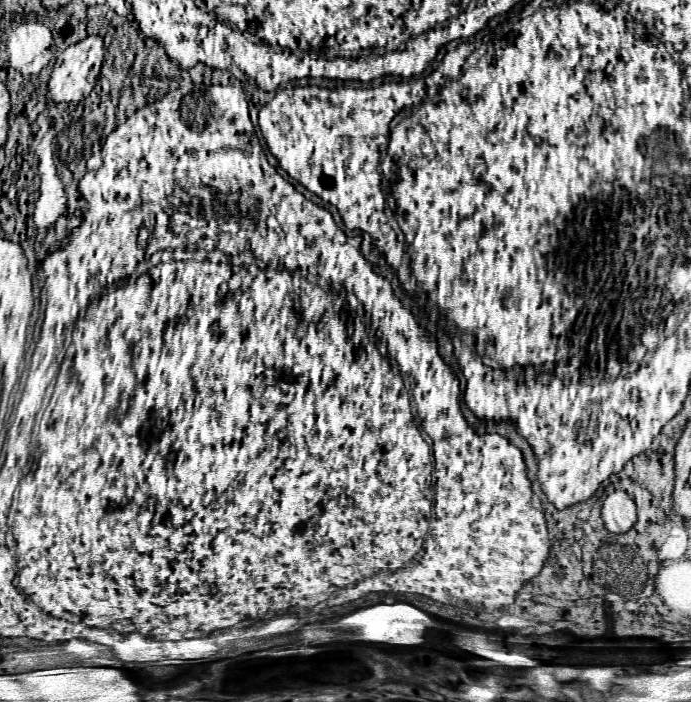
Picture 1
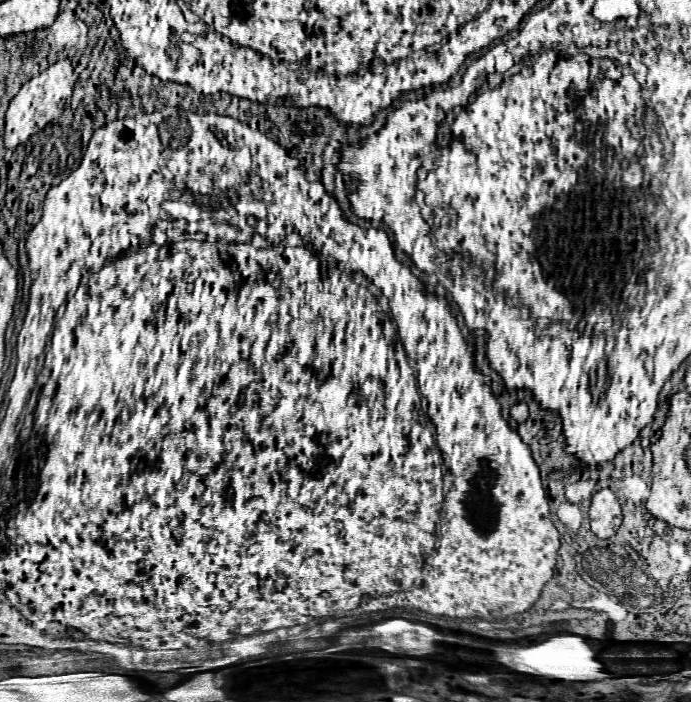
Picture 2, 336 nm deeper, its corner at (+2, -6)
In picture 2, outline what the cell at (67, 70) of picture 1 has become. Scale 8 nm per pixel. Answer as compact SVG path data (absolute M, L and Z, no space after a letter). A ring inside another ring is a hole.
M63 58L57 60L53 66L49 66L45 72L41 72L39 76L31 78L29 82L25 82L19 90L19 94L11 100L9 110L7 110L7 118L5 118L5 146L7 148L15 148L21 142L25 142L27 138L31 138L33 134L41 132L47 124L51 124L53 120L57 120L63 114L65 104L69 102L71 94L73 94L73 86L77 82L77 74L71 66L71 58Z

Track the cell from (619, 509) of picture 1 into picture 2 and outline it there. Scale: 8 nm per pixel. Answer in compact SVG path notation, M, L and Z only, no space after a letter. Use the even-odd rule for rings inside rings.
M603 488L593 496L591 508L589 508L589 518L591 518L591 530L597 538L607 540L607 538L615 536L615 532L621 526L623 514L621 514L617 496L609 488Z

